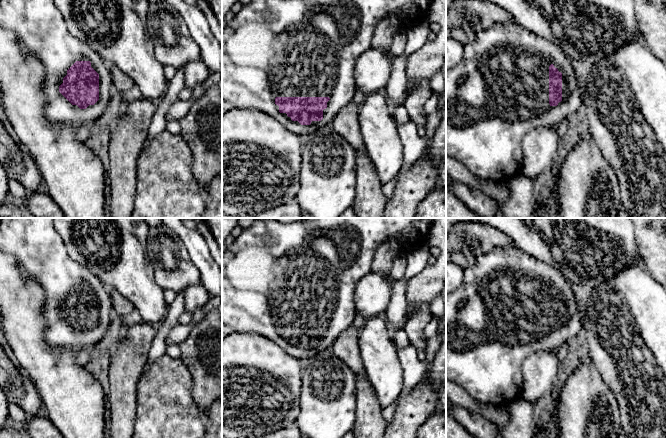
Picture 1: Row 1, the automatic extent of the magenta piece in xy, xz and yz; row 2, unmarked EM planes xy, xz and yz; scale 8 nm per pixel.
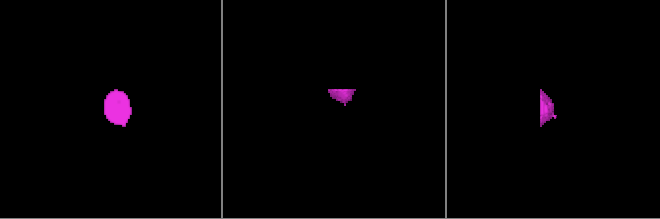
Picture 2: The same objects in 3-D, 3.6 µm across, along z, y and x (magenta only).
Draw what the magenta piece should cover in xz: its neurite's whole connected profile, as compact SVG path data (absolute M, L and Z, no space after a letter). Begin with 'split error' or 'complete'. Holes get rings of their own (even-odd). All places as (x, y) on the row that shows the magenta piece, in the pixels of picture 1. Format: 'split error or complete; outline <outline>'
split error; outline M252 0L249 4L244 5L243 8L237 14L235 14L234 18L227 24L227 26L222 29L222 101L230 103L233 107L241 109L251 108L262 111L275 118L288 131L291 131L299 136L306 134L314 135L321 127L331 123L339 111L354 99L356 88L354 80L355 64L358 57L371 48L373 34L379 22L384 17L394 14L397 16L401 28L406 30L407 28L417 26L428 19L430 4L431 0Z

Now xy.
split error; outline M0 0L0 26L17 34L29 52L44 65L45 117L75 128L94 124L108 108L114 85L104 60L88 44L73 37L54 0Z

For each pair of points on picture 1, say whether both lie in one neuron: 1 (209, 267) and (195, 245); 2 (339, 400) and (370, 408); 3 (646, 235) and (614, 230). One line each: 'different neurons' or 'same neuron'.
1: same neuron
2: different neurons
3: different neurons

